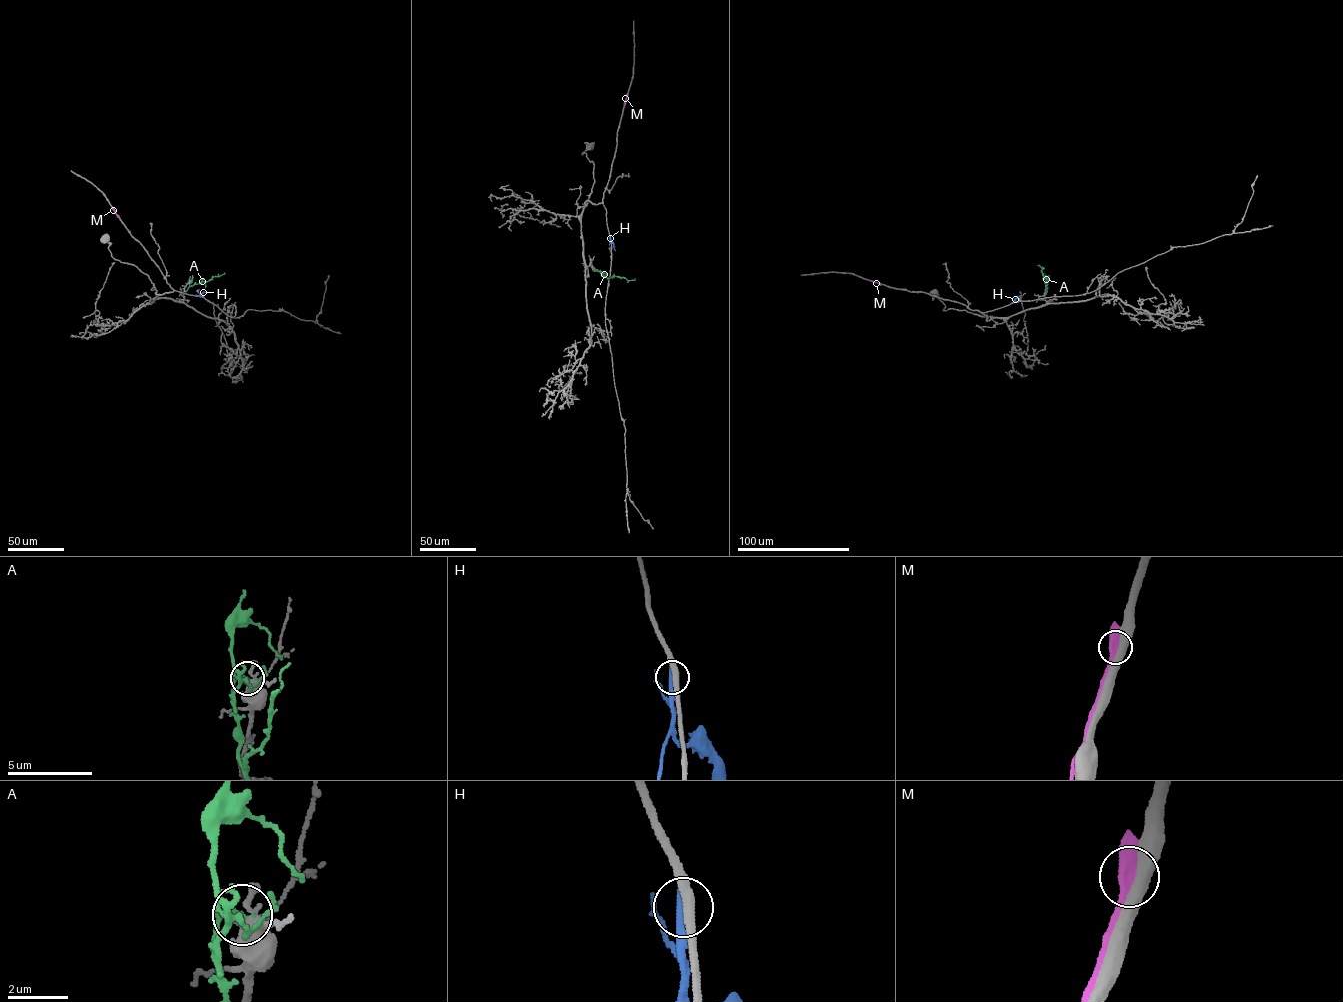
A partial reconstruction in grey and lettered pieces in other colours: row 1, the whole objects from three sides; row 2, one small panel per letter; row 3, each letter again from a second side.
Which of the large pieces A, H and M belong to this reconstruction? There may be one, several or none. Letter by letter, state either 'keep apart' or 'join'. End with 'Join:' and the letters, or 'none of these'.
A: keep apart
H: keep apart
M: keep apart
Join: none of these

